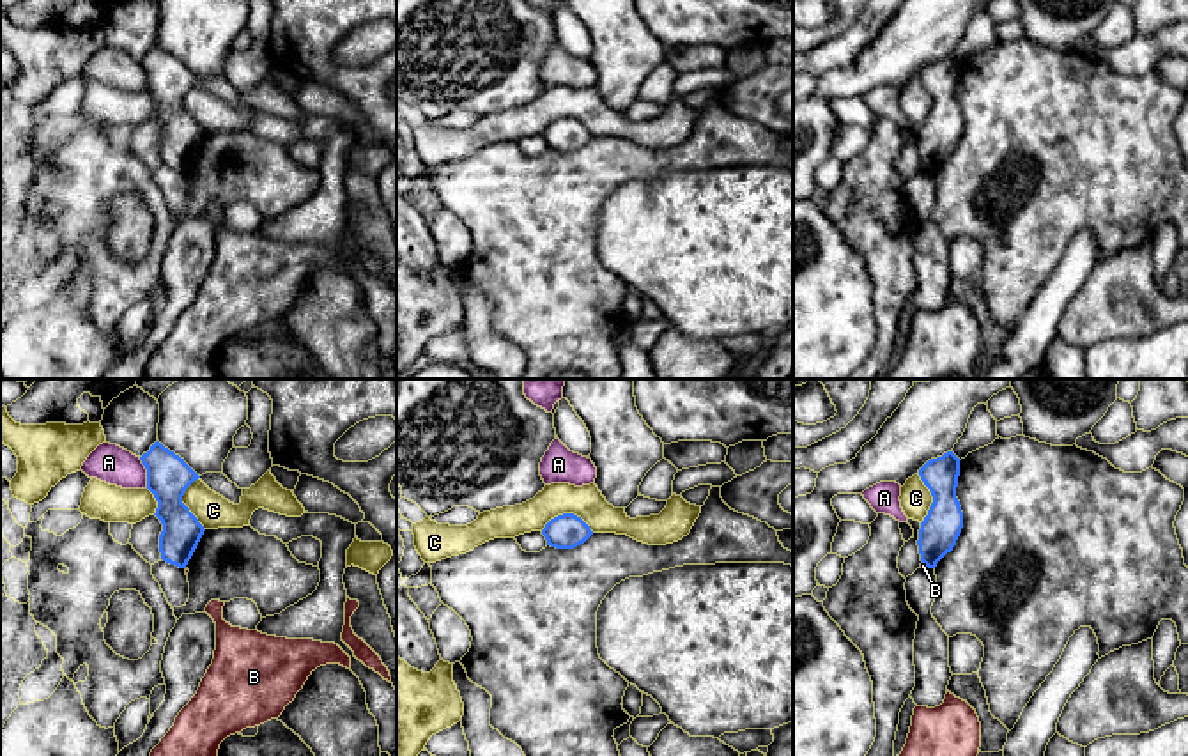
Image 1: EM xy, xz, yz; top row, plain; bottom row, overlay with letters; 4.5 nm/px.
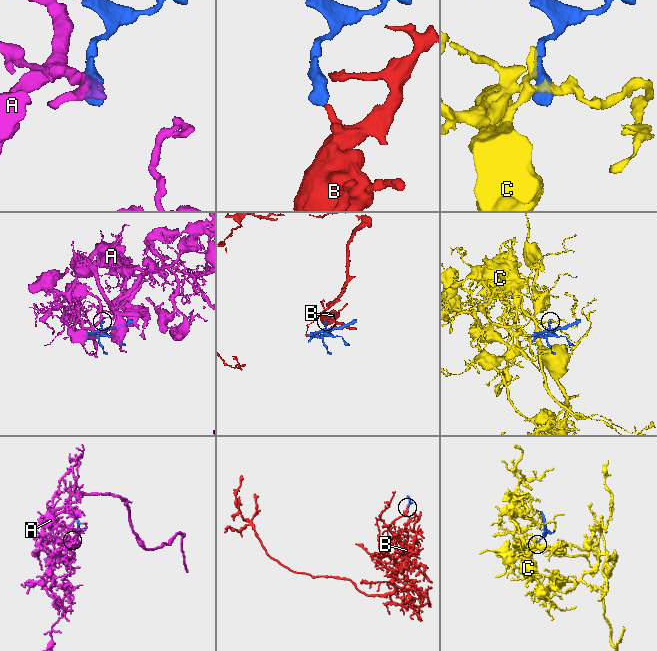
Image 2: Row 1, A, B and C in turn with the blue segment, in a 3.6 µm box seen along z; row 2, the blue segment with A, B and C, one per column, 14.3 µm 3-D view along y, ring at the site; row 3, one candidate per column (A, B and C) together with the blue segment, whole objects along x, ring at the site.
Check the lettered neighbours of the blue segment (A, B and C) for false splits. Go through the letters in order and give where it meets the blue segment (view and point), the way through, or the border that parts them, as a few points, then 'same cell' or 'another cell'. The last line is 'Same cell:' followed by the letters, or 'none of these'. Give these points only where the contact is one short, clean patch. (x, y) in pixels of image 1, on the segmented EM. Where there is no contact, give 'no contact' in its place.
A: contact xy (147, 473); another cell
B: contact yz (925, 563); border yz (923, 562), (926, 565); another cell
C: contact xz (567, 514); another cell
Same cell: none of these

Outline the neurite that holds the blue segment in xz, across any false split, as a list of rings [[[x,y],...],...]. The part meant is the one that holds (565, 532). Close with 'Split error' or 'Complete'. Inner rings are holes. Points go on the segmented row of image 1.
[[[563,513],[551,519],[542,529],[542,535],[551,547],[574,549],[584,544],[593,535],[593,531],[581,517],[574,513]]]. Complete

